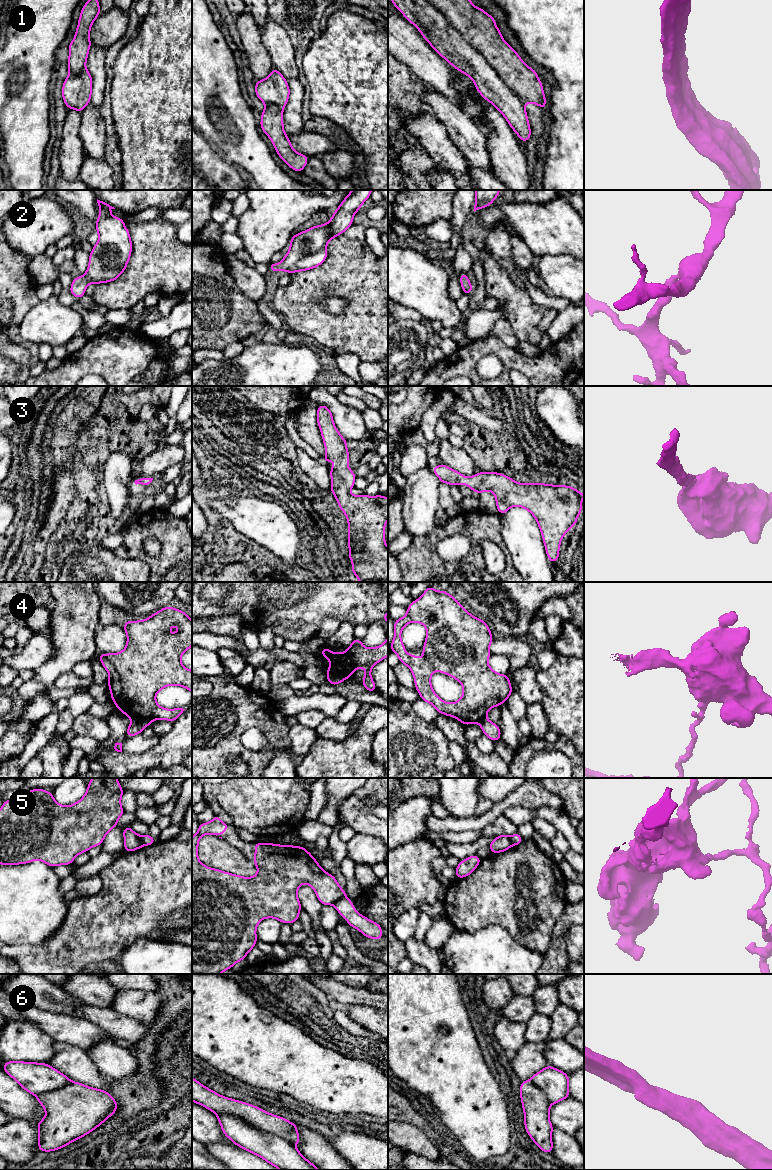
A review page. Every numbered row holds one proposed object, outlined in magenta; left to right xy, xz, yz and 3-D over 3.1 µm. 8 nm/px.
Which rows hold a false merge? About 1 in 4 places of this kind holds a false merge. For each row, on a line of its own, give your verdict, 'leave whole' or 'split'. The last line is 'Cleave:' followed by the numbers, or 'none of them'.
1: leave whole
2: leave whole
3: leave whole
4: split
5: split
6: split
Cleave: 4, 5, 6

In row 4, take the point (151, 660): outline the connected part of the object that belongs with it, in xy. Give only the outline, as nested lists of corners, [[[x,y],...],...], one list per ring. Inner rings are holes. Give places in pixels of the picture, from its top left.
[[[164,607],[142,621],[124,622],[127,644],[120,653],[98,654],[98,659],[109,674],[111,699],[117,709],[132,720],[153,722],[164,719],[174,722],[185,709],[165,709],[156,702],[156,694],[169,685],[182,686],[192,693],[192,670],[181,663],[182,654],[192,646],[192,621],[188,613],[177,608]],[[177,625],[179,631],[169,634],[168,630]]]

